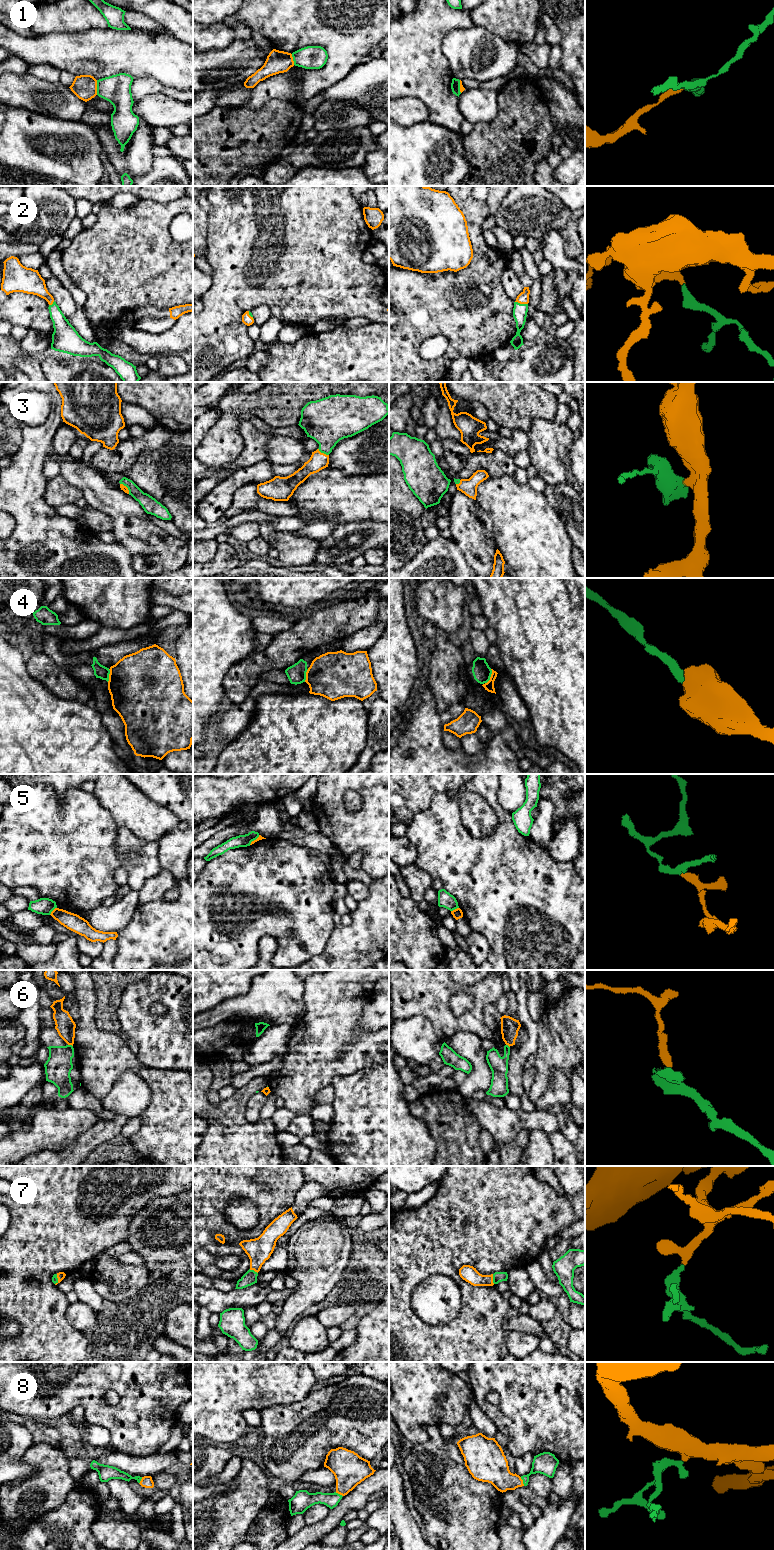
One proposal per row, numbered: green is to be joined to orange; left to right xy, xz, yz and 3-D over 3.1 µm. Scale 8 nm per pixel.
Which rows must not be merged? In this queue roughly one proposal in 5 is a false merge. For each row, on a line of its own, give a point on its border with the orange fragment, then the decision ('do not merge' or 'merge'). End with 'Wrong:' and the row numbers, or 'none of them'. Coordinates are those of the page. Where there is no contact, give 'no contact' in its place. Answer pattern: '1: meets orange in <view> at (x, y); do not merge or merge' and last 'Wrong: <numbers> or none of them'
1: meets orange in xy at (96, 87); do not merge
2: meets orange in yz at (521, 303); merge
3: meets orange in xz at (323, 453); merge
4: meets orange in yz at (491, 676); do not merge
5: meets orange in xy at (52, 911); do not merge
6: meets orange in xy at (70, 1044); do not merge
7: meets orange in yz at (492, 1279); merge
8: meets orange in yz at (522, 1481); merge
Wrong: 1, 4, 5, 6

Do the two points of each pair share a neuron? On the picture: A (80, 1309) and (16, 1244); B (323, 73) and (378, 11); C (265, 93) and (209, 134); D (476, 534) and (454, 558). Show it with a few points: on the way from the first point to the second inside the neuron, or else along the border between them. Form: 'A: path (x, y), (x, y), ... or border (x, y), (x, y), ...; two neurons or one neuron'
A: border (69, 1304), (66, 1310), (66, 1319), (74, 1327); two neurons
B: path (338, 58), (343, 53), (344, 47), (364, 26); one neuron
C: border (268, 101), (258, 108), (248, 109), (244, 107); two neurons
D: border (450, 539), (458, 546), (471, 567); two neurons

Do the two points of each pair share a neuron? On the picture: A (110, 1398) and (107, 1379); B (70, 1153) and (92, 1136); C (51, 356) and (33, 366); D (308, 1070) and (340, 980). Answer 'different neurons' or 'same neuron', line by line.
A: different neurons
B: same neuron
C: different neurons
D: same neuron

